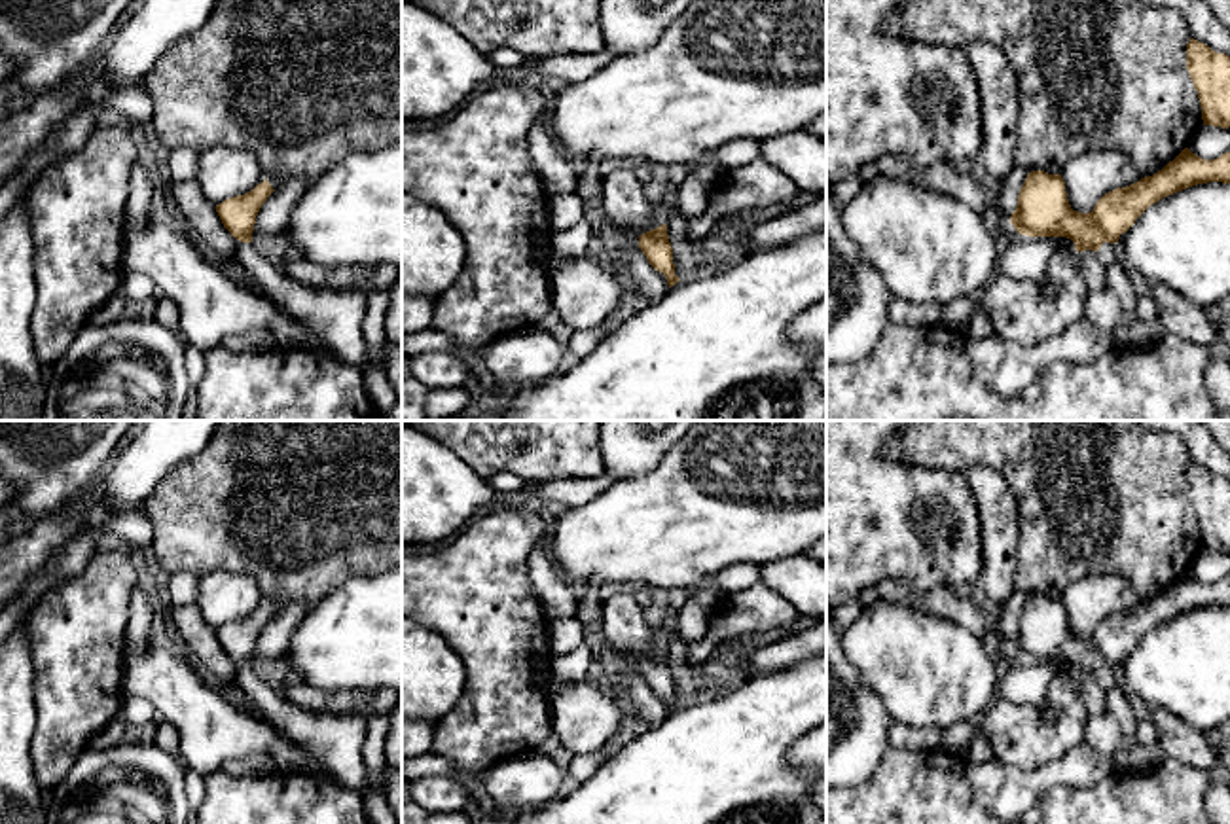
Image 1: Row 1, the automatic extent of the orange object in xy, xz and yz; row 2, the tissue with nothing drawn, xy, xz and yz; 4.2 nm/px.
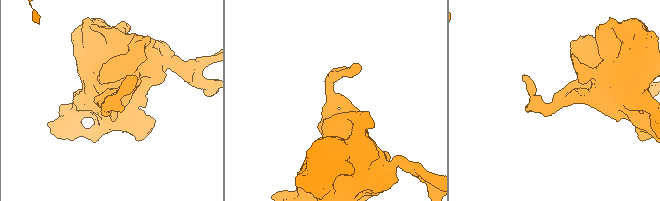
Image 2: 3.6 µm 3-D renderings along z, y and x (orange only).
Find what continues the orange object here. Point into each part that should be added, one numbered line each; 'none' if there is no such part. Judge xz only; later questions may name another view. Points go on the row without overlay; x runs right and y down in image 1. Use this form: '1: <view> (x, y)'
none

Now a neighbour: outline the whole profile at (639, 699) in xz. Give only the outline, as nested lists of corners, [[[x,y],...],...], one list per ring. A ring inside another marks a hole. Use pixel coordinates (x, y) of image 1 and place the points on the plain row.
[[[618,655],[620,671],[627,680],[627,688],[620,693],[627,710],[642,718],[648,727],[656,727],[665,722],[669,708],[663,697],[656,695],[642,674],[639,672],[639,661],[633,655]]]

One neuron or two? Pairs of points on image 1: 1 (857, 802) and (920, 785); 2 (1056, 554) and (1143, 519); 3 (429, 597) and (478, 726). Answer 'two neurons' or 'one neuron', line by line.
1: one neuron
2: one neuron
3: one neuron

